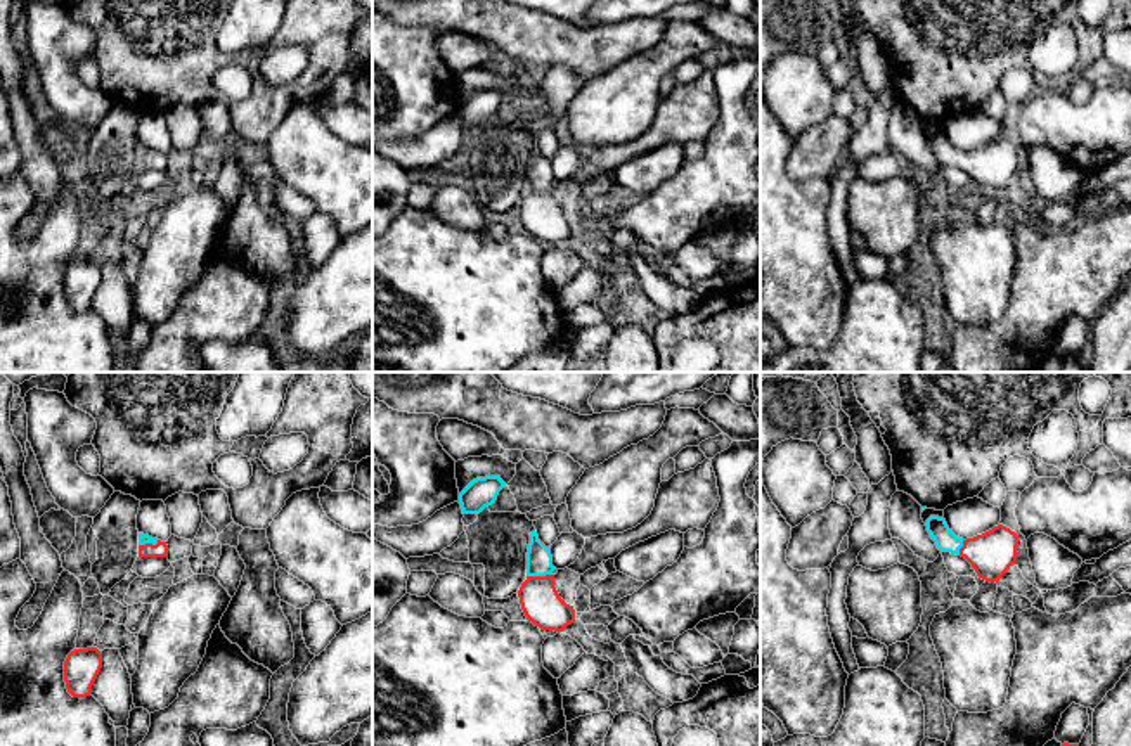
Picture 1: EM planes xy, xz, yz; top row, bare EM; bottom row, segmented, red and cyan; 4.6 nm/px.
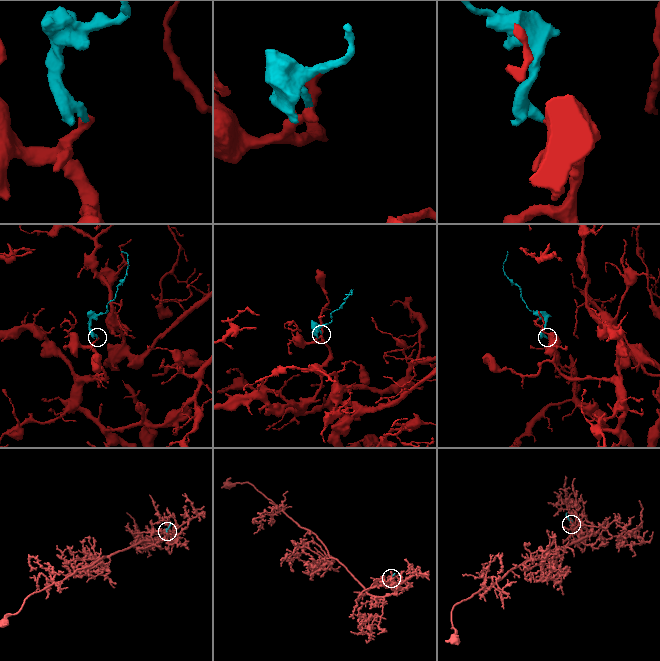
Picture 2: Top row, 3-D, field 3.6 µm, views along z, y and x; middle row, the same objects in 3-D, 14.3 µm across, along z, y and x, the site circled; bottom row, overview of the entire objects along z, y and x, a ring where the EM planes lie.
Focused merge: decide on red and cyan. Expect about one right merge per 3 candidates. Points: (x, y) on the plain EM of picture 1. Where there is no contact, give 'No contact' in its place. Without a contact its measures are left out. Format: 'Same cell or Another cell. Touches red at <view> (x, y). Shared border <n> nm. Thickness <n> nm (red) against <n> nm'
Same cell. Touches red at xz (539, 189). Shared border 120 nm. Thickness 190 nm (red) against 130 nm

